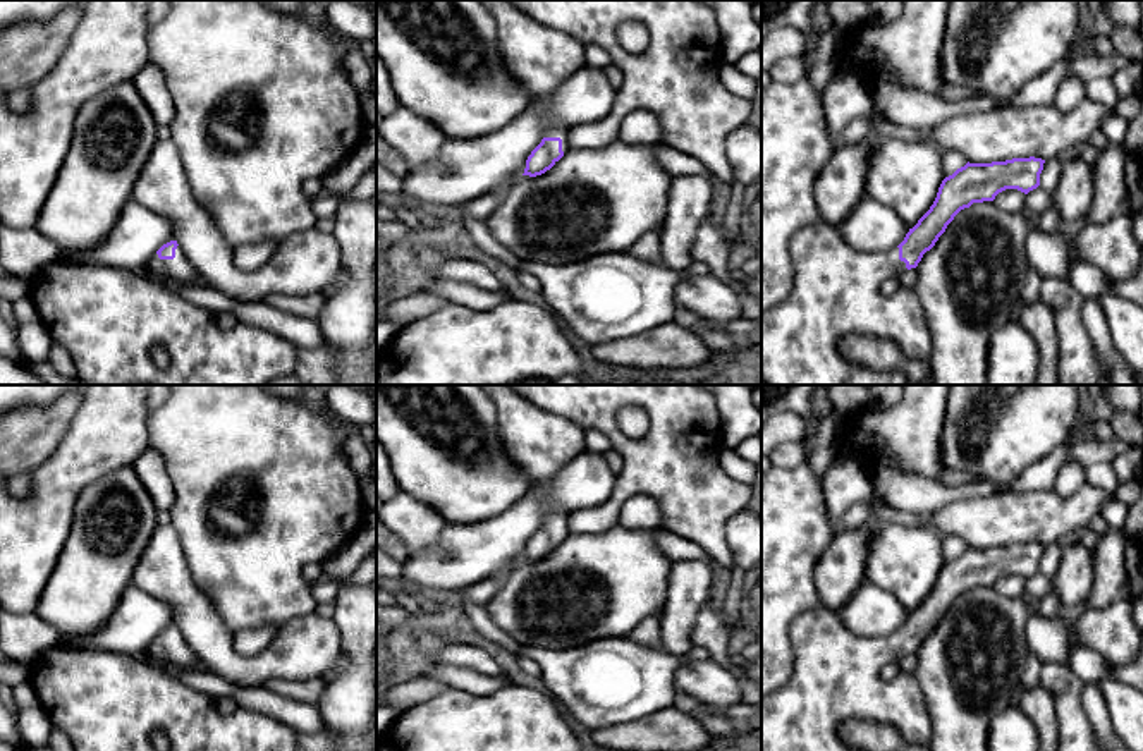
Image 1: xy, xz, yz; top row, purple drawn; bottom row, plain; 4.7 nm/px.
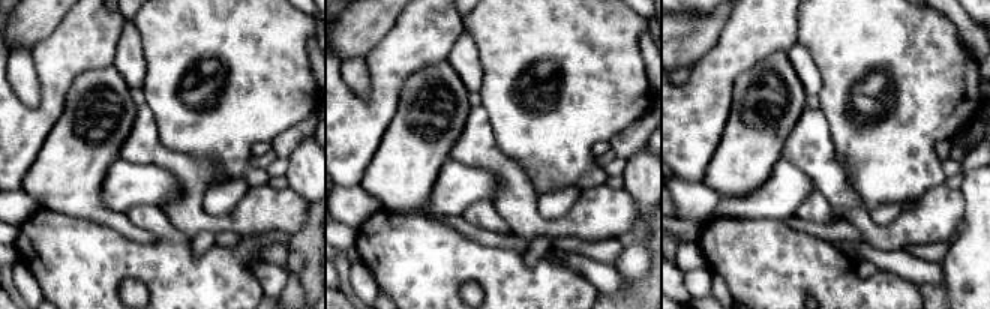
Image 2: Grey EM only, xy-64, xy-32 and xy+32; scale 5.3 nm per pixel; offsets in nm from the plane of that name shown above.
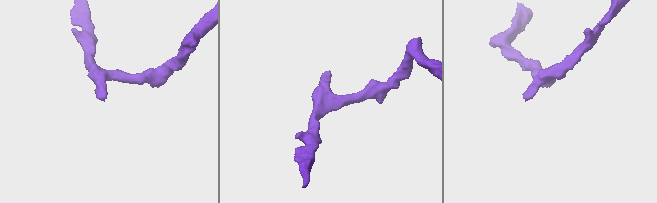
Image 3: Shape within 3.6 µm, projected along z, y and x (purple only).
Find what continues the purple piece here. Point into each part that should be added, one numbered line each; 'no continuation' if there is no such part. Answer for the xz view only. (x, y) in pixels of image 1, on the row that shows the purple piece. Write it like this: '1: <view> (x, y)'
1: xz (561, 133)

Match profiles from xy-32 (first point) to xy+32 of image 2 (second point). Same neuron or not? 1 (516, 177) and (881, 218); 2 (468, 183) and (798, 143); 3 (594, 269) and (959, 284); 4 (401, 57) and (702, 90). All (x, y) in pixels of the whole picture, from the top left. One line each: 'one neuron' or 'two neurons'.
1: two neurons
2: two neurons
3: two neurons
4: one neuron

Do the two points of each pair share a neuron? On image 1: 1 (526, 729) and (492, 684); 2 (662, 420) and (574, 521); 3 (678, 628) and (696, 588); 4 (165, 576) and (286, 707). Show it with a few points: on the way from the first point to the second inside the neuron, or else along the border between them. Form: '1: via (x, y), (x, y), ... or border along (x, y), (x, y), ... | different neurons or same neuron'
1: border along (511, 683), (487, 695), (470, 695), (456, 689) | different neurons
2: via (662, 451), (605, 511) | same neuron
3: via (679, 617), (686, 598) | same neuron
4: border along (262, 684), (243, 688) | different neurons

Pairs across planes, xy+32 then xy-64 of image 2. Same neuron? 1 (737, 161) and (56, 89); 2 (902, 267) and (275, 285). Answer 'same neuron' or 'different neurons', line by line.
1: different neurons
2: same neuron

